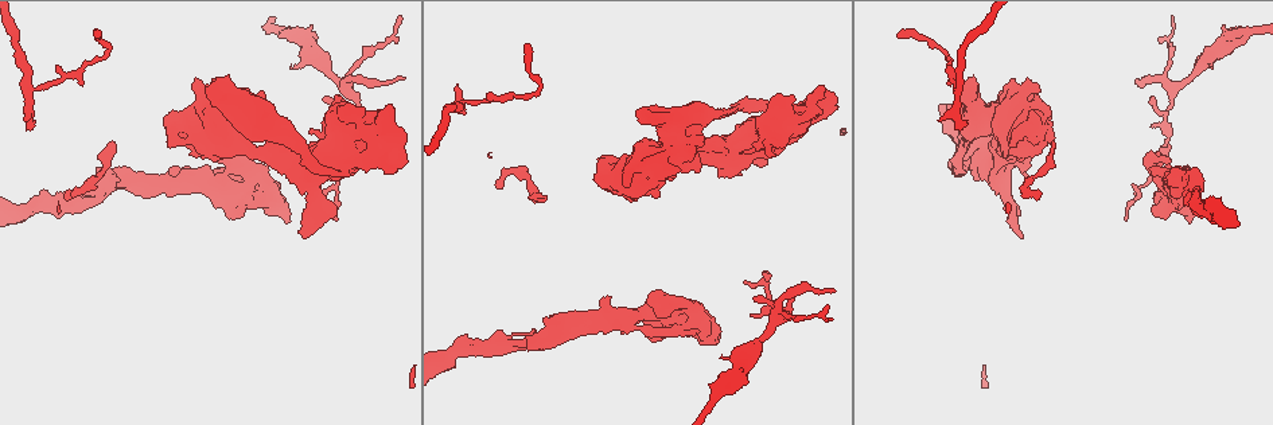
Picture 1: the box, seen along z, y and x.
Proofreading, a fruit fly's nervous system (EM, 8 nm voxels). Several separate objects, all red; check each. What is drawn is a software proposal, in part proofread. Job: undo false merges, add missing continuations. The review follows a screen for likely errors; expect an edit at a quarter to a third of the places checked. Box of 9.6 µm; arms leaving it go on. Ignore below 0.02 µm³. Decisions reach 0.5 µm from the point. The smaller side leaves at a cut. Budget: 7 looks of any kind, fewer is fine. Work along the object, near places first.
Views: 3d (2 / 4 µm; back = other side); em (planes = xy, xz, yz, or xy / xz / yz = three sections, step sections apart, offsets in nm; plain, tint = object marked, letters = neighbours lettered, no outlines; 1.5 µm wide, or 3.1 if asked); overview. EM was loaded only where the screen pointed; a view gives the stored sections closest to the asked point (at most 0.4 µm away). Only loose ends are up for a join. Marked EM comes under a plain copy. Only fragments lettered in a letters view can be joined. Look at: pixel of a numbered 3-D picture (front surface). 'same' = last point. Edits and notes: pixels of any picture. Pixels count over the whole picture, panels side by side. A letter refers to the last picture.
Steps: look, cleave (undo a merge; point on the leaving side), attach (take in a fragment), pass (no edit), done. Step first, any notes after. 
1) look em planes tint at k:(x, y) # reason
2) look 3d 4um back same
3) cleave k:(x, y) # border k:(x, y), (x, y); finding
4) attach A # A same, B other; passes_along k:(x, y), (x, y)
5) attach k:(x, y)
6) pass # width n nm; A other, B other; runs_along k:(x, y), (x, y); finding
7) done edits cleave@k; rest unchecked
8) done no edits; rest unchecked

look 3d 2um back at 1:(966, 125) # free end

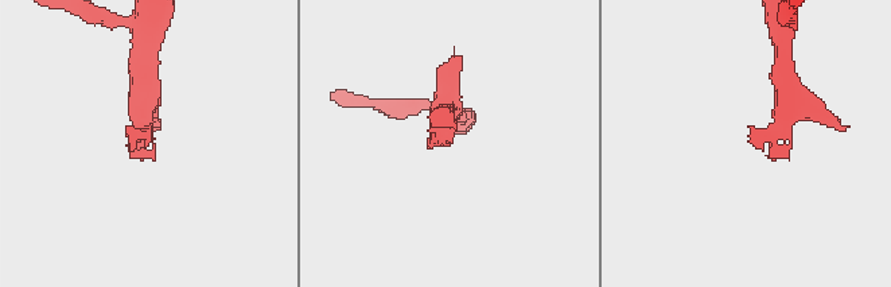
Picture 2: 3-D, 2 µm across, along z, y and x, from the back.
look em planes letters at 2:(753, 146)

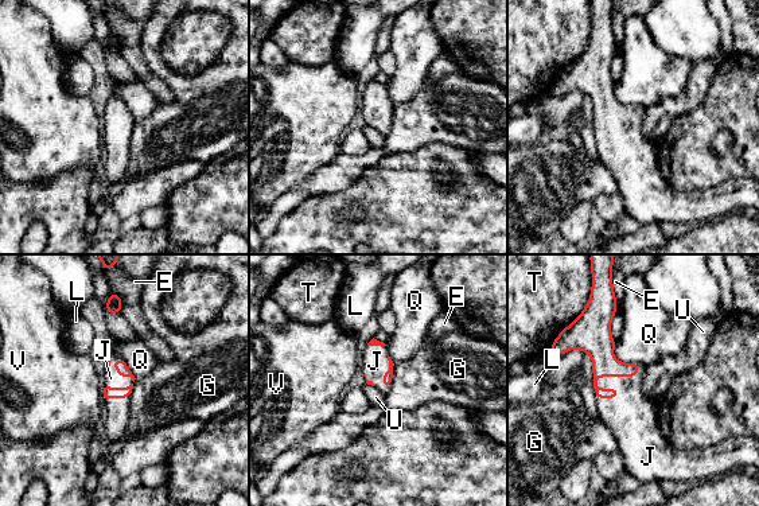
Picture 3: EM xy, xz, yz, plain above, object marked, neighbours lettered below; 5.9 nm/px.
attach J # longest_contact J 340 nm; E other, G other, J same, L other, Q other, T other, U other, V other; it goes on there

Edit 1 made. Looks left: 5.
look 3d 4um at 1:(341, 100)

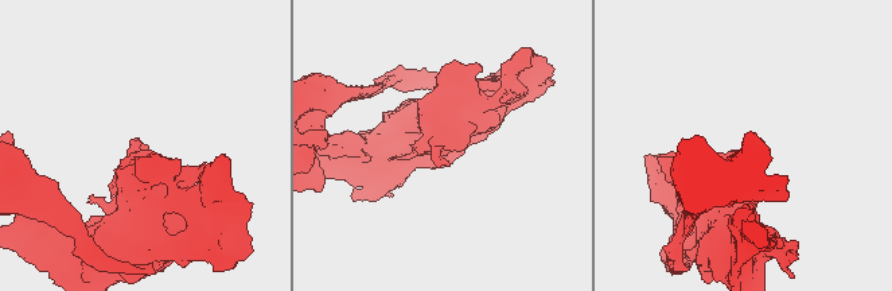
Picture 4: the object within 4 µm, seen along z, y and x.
look em planes tint at 4:(145, 147) # shape alone is not enough

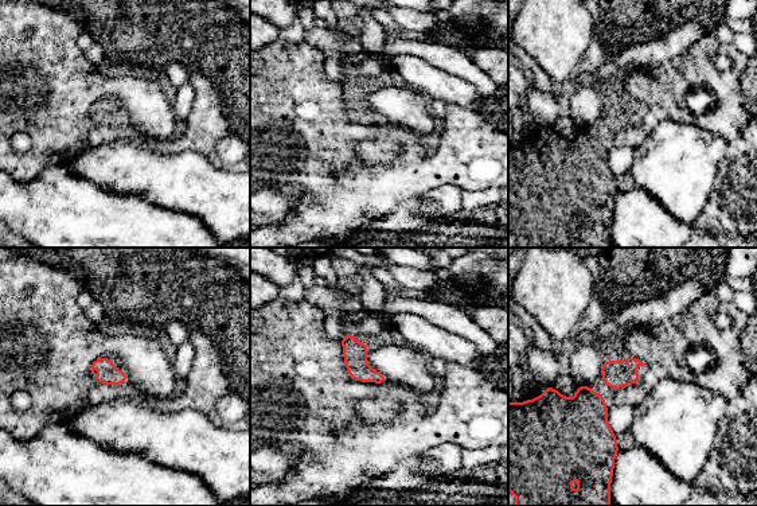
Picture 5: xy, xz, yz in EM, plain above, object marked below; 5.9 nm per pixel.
look em planes letters same

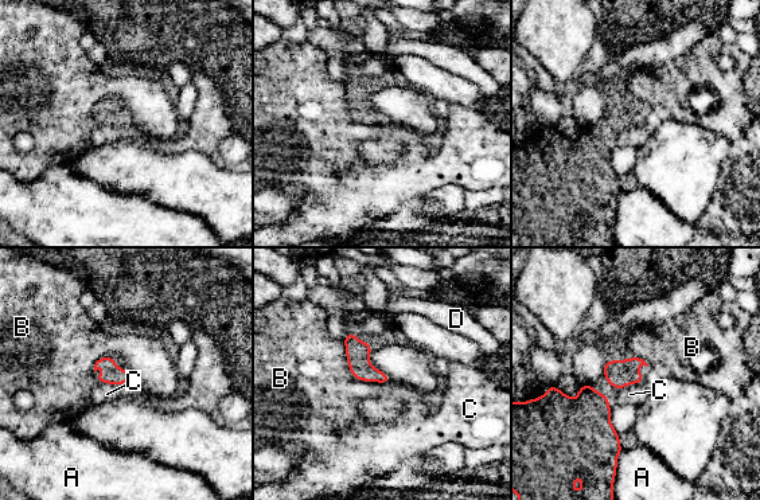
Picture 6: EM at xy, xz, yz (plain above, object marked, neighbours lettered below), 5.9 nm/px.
pass # A other, B other, C other, D other; border 6:(631, 383), (619, 390); none of them fits

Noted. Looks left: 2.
look em planes tint at 1:(313, 190) # thick turns thin

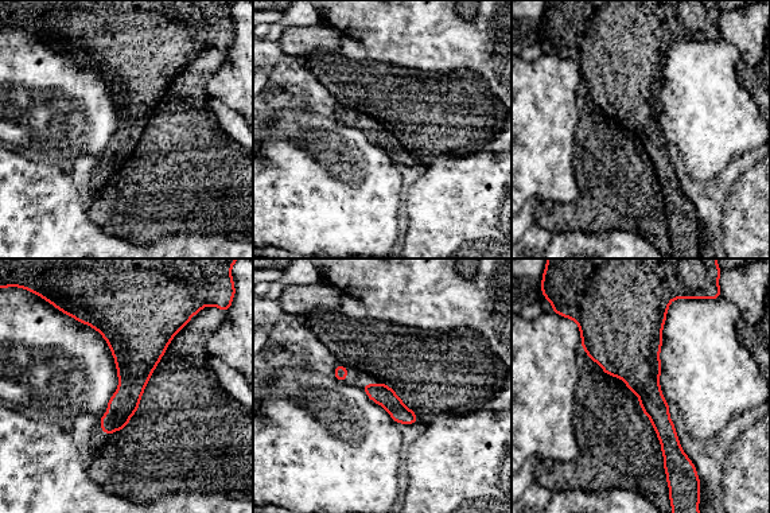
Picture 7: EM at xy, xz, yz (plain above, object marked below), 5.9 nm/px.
look em planes letters same # see the neighbours

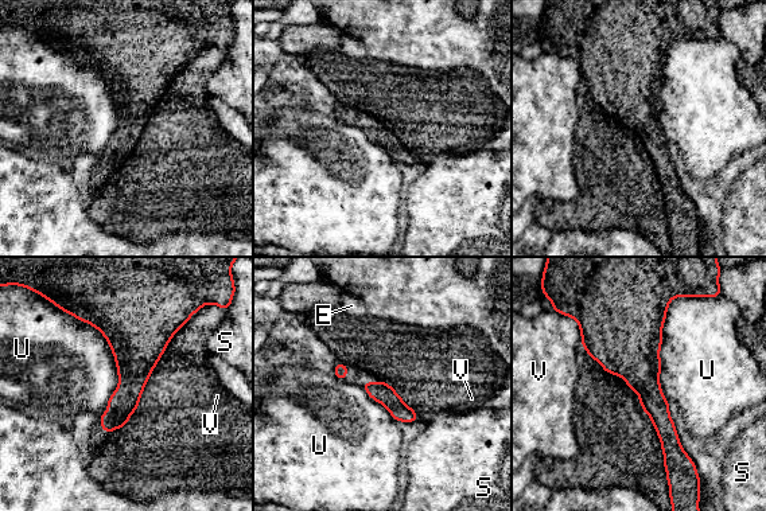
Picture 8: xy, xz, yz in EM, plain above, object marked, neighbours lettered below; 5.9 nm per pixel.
pass # E other, S other, U other, V other; border 8:(67, 312), (112, 352), (107, 404); all the same neuron

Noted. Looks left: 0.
done edits attach@3; rest unchecked

